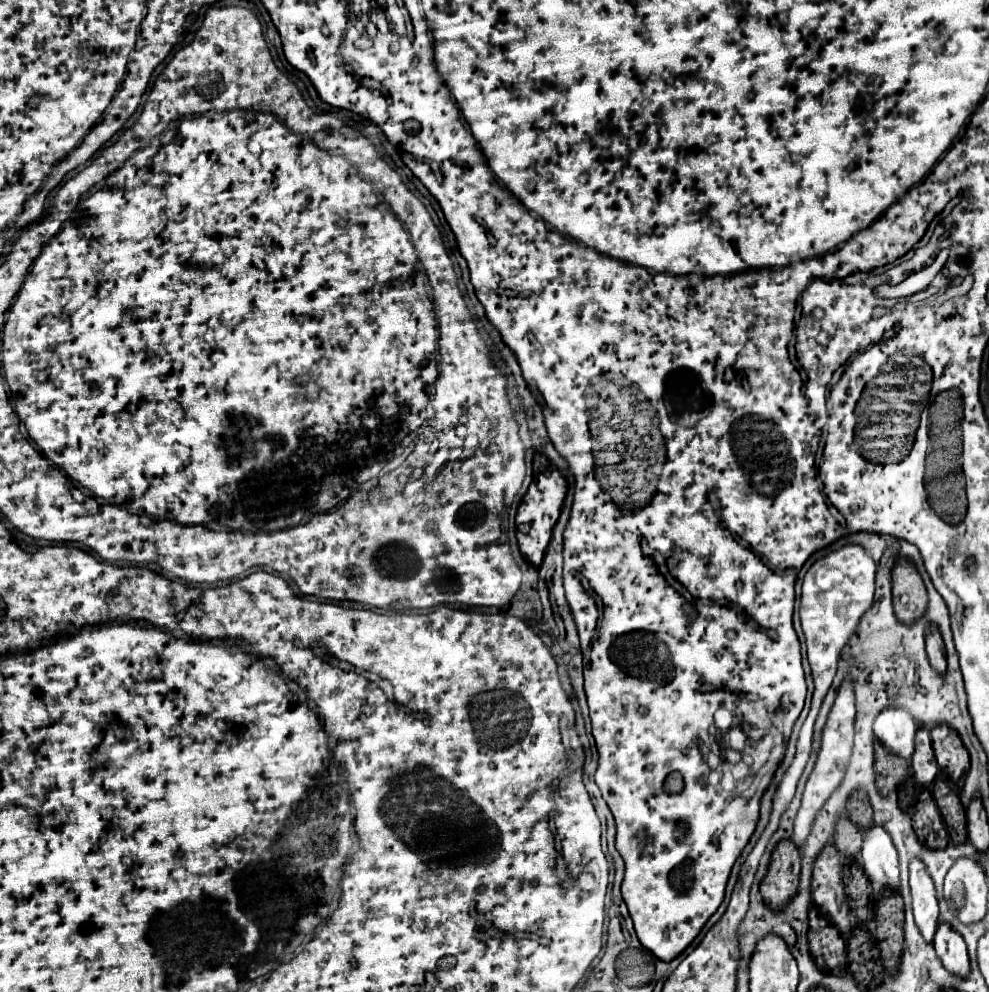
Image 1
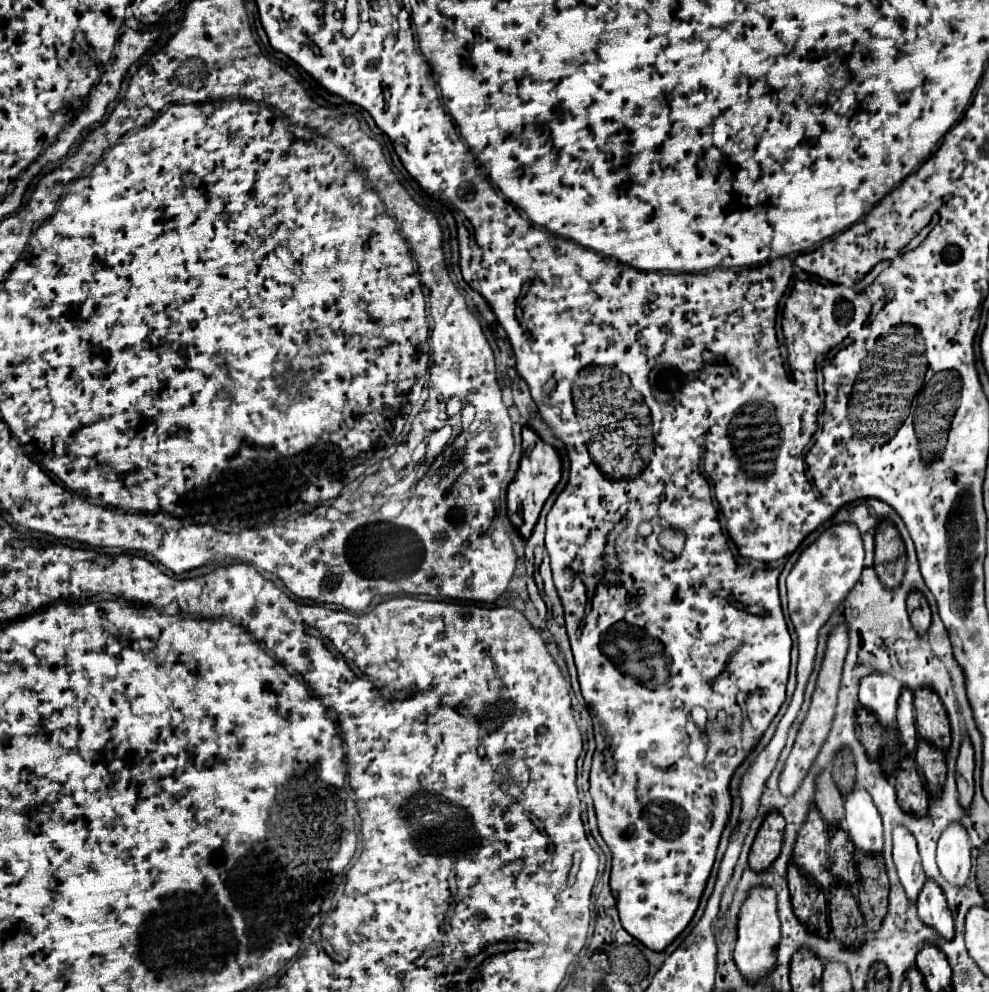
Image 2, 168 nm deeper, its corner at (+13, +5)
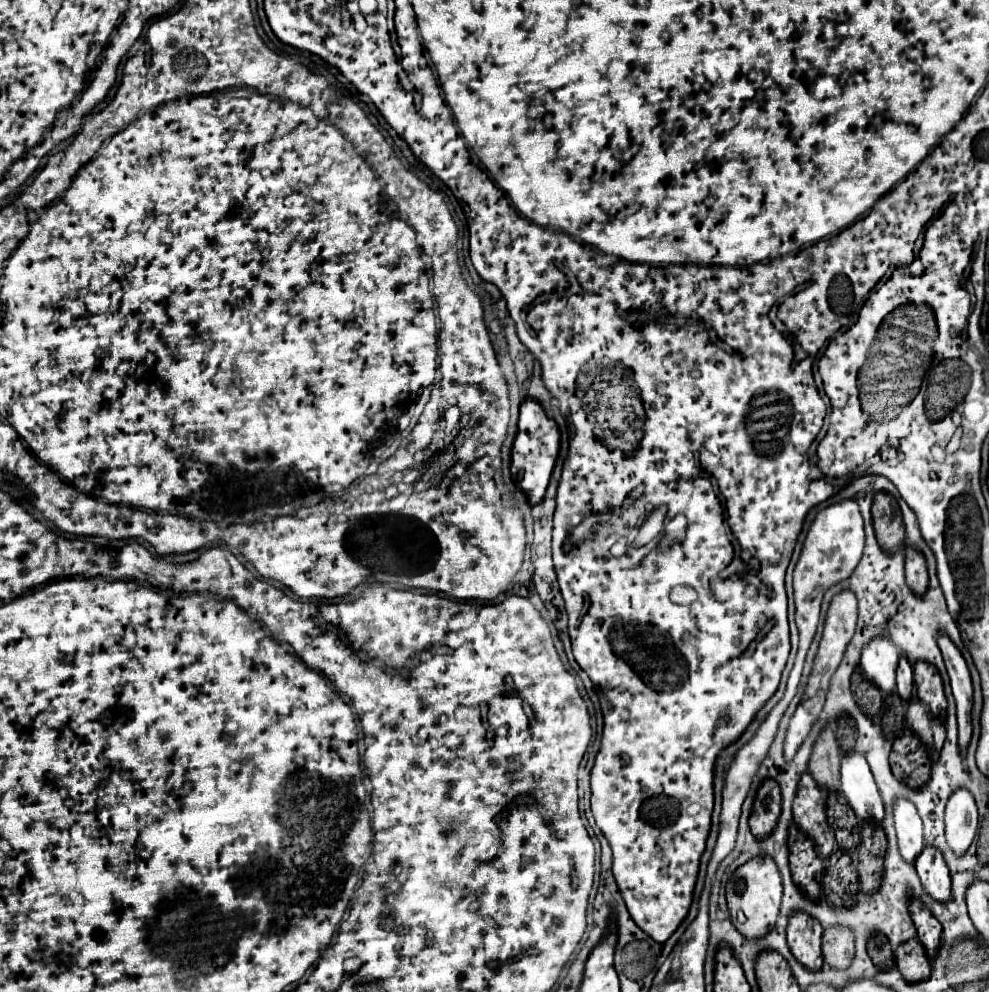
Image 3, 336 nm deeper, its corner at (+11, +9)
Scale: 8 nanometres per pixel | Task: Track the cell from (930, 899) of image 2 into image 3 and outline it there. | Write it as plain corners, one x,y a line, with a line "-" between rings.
925,848
915,862
917,874
921,878
921,884
925,892
945,904
951,900
951,878
949,878
949,868
937,848

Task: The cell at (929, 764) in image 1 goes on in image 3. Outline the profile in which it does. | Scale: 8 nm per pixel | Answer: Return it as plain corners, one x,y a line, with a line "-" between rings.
905,658
899,660
897,668
897,694
907,702
913,698
913,666

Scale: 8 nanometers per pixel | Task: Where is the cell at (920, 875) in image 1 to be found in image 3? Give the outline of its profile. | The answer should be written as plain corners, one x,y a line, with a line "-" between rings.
899,798
893,806
895,814
895,830
897,830
897,842
899,842
899,852
905,862
913,864
917,856
921,854
923,846
923,824
917,814
917,808
905,800

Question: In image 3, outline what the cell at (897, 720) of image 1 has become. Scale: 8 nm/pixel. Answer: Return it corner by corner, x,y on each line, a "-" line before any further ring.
873,638
869,646
865,646
861,656
861,674
875,684
885,696
895,692
895,672
899,664
899,654
889,642
889,638

